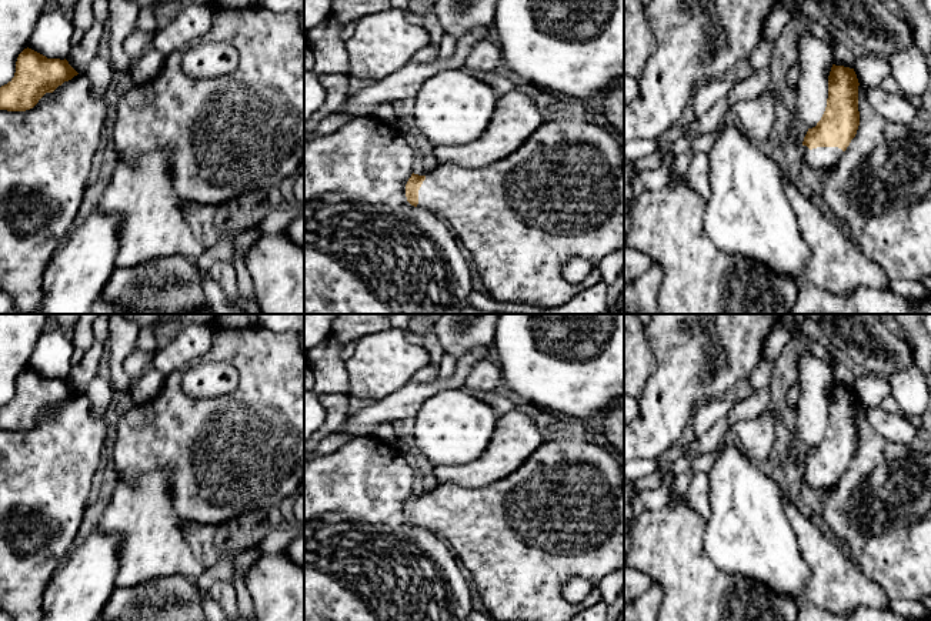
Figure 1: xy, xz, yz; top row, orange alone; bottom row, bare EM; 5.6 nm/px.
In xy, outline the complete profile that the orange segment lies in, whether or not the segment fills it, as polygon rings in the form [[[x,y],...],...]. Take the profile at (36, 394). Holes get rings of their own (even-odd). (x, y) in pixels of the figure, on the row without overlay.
[[[27,367],[17,377],[14,397],[7,404],[0,407],[0,430],[30,430],[46,413],[53,413],[59,405],[71,400],[77,394],[79,393],[66,378],[47,378],[46,375]]]

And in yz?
[[[832,384],[828,395],[827,427],[802,461],[802,480],[815,491],[838,483],[860,445],[858,398],[854,388]]]

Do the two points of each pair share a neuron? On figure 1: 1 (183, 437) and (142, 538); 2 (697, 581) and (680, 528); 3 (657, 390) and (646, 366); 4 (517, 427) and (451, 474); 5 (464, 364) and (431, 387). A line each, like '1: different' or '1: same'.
1: different
2: same
3: different
4: same
5: same

